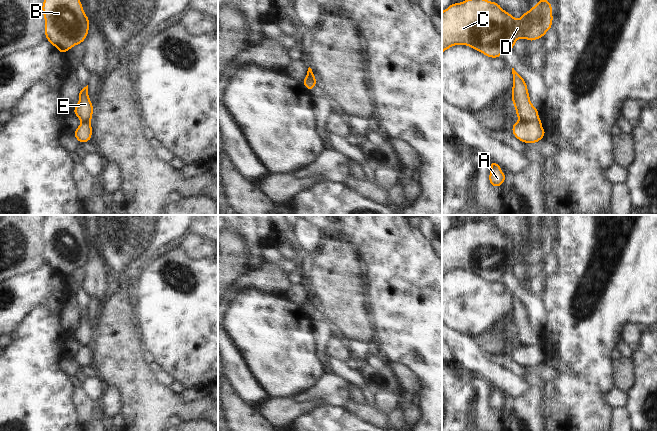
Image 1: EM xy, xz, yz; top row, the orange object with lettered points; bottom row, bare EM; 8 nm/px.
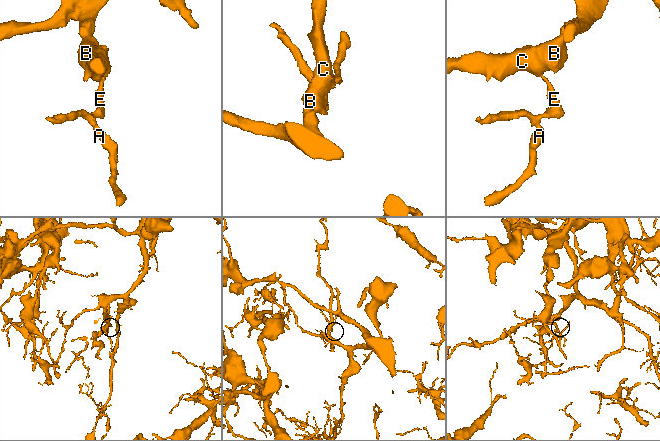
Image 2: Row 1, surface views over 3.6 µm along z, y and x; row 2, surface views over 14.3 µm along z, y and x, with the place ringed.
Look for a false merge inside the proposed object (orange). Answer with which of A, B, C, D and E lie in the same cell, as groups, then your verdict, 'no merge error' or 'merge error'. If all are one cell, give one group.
A / B C D E; merge error

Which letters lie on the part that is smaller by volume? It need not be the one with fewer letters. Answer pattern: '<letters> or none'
A

